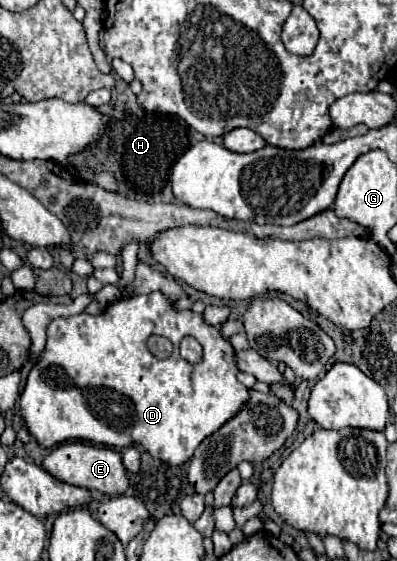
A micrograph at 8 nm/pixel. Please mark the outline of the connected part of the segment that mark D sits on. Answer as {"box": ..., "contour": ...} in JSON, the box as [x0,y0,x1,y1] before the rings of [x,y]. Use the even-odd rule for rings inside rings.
{"box":[20,292,248,466],"contour":[[[150,292],[150,294],[138,294],[138,296],[132,296],[132,298],[120,298],[118,302],[110,304],[102,314],[98,316],[90,316],[86,312],[78,314],[78,316],[70,316],[70,318],[56,318],[50,322],[48,326],[48,340],[46,340],[46,348],[42,352],[42,358],[34,364],[34,368],[30,370],[28,374],[28,380],[26,380],[26,388],[22,390],[20,394],[20,412],[26,420],[26,426],[30,430],[30,434],[36,438],[36,442],[42,446],[42,448],[54,448],[58,446],[60,442],[66,442],[66,440],[88,440],[88,442],[94,442],[94,444],[104,444],[104,446],[114,446],[114,448],[124,448],[124,446],[130,446],[130,440],[134,444],[140,444],[152,458],[158,458],[170,466],[182,466],[186,464],[196,446],[200,446],[200,442],[204,438],[208,438],[210,434],[214,434],[216,430],[220,430],[220,426],[224,426],[224,422],[228,422],[228,418],[234,418],[238,412],[240,412],[240,406],[244,406],[244,402],[248,402],[248,388],[236,378],[238,376],[238,366],[236,366],[236,358],[234,358],[234,348],[228,340],[222,338],[220,334],[220,328],[218,326],[210,326],[204,322],[202,314],[196,314],[192,310],[176,310],[174,308],[174,302],[170,298],[164,298],[164,294],[160,292]],[[152,334],[158,334],[158,336],[164,336],[168,338],[172,344],[174,344],[174,352],[170,358],[166,360],[158,360],[156,356],[152,356],[148,352],[148,346],[146,346],[146,340],[152,336]],[[184,336],[194,336],[202,348],[204,348],[204,358],[198,366],[190,366],[188,362],[184,362],[178,354],[178,344]]]}

